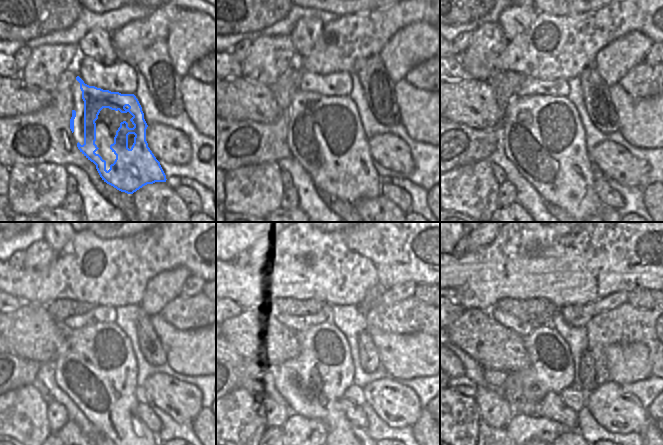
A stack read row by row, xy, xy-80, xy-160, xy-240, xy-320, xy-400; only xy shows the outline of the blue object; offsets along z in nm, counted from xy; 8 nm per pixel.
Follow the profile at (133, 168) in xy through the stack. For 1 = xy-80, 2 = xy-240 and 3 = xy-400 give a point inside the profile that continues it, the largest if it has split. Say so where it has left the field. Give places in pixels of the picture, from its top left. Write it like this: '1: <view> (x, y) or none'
1: xy-80 (356, 178)
2: xy-240 (113, 414)
3: xy-400 (535, 384)

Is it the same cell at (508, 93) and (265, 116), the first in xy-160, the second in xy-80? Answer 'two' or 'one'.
two

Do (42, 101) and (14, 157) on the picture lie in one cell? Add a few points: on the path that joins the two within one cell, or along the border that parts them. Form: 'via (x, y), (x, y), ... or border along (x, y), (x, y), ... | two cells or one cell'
border along (50, 92), (51, 99), (44, 107), (14, 116) | two cells

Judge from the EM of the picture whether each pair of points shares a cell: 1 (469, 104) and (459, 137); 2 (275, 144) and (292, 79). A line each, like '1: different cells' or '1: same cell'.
1: different cells
2: same cell

